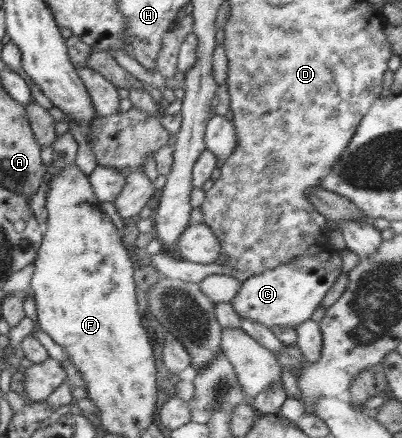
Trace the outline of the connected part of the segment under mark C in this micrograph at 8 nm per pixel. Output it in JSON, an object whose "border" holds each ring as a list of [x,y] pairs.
{"border":[[[322,250],[315,256],[304,254],[287,264],[279,264],[275,269],[266,269],[263,273],[247,278],[230,303],[240,318],[260,322],[269,329],[272,326],[296,327],[313,316],[341,274],[343,267],[340,251]]]}

